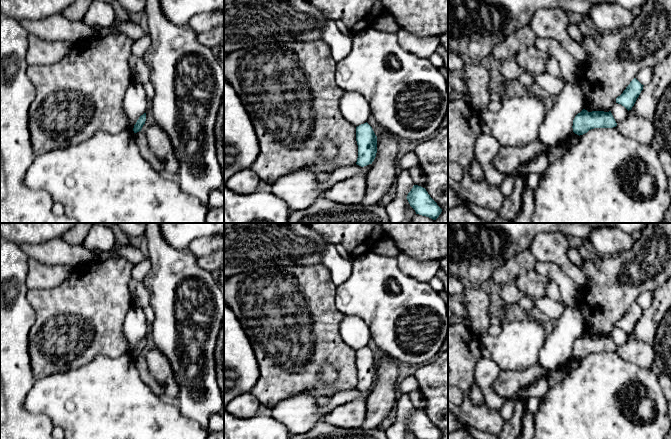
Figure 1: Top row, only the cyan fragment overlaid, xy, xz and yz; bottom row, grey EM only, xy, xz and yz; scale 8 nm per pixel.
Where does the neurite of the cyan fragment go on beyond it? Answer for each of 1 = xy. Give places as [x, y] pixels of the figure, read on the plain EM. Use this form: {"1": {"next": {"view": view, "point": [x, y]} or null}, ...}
{"1": {"next": null}}

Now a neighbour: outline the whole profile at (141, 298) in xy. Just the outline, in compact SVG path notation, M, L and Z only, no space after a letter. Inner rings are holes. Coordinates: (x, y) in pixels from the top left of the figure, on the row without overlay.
M131 278L129 281L129 290L135 306L141 309L150 306L150 295L143 282Z

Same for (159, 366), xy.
M157 348L149 350L145 355L145 359L149 372L163 387L164 394L171 398L177 397L179 386L168 359Z

